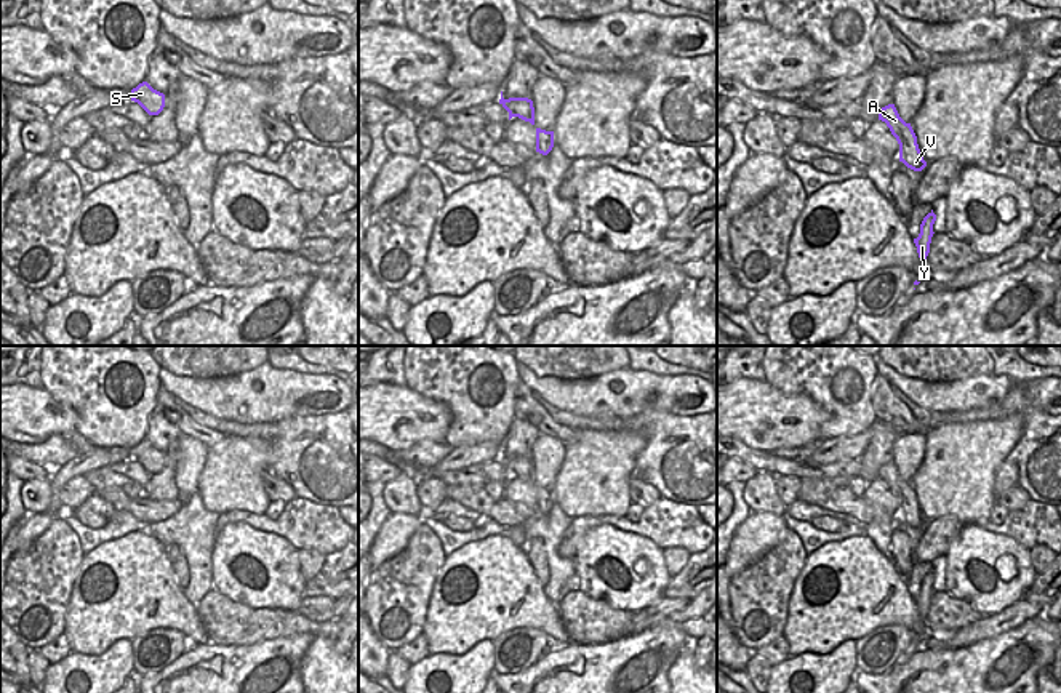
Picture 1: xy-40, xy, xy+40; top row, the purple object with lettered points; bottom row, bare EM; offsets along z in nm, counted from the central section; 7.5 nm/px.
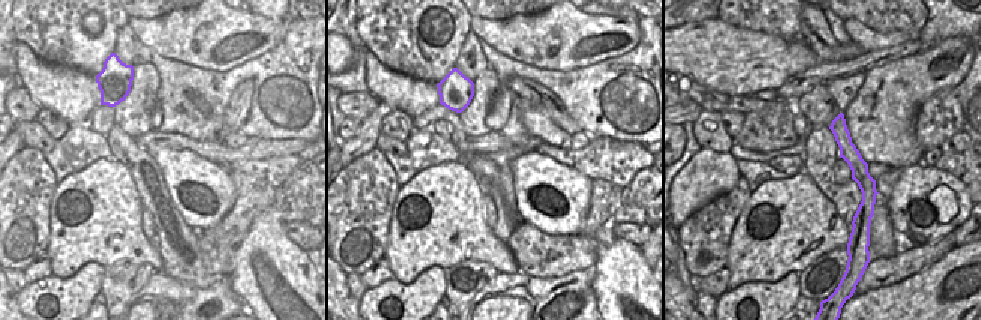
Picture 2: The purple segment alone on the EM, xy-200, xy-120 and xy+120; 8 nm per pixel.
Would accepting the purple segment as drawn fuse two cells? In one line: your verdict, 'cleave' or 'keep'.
keep

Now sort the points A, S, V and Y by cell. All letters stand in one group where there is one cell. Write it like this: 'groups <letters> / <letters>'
groups A S V Y

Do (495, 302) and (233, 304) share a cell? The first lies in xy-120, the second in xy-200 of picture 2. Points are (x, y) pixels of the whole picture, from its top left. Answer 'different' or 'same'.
same

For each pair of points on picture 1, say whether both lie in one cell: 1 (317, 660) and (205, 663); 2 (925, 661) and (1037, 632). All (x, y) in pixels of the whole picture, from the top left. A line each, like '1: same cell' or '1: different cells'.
1: different cells
2: same cell

